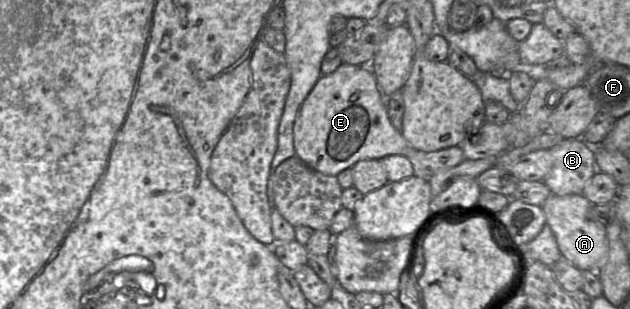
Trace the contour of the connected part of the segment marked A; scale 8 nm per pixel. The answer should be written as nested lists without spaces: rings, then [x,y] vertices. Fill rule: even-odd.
[[[551,194],[541,206],[562,257],[583,271],[599,270],[608,254],[606,226],[589,218],[591,206],[583,194]]]

